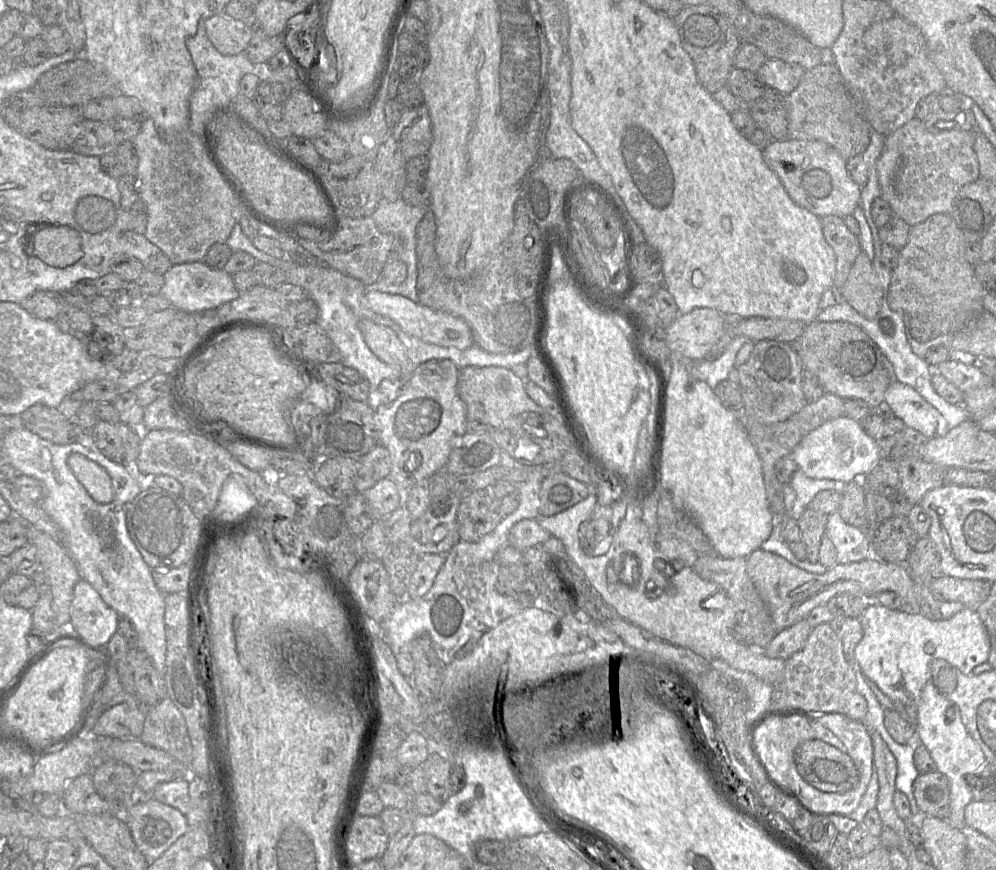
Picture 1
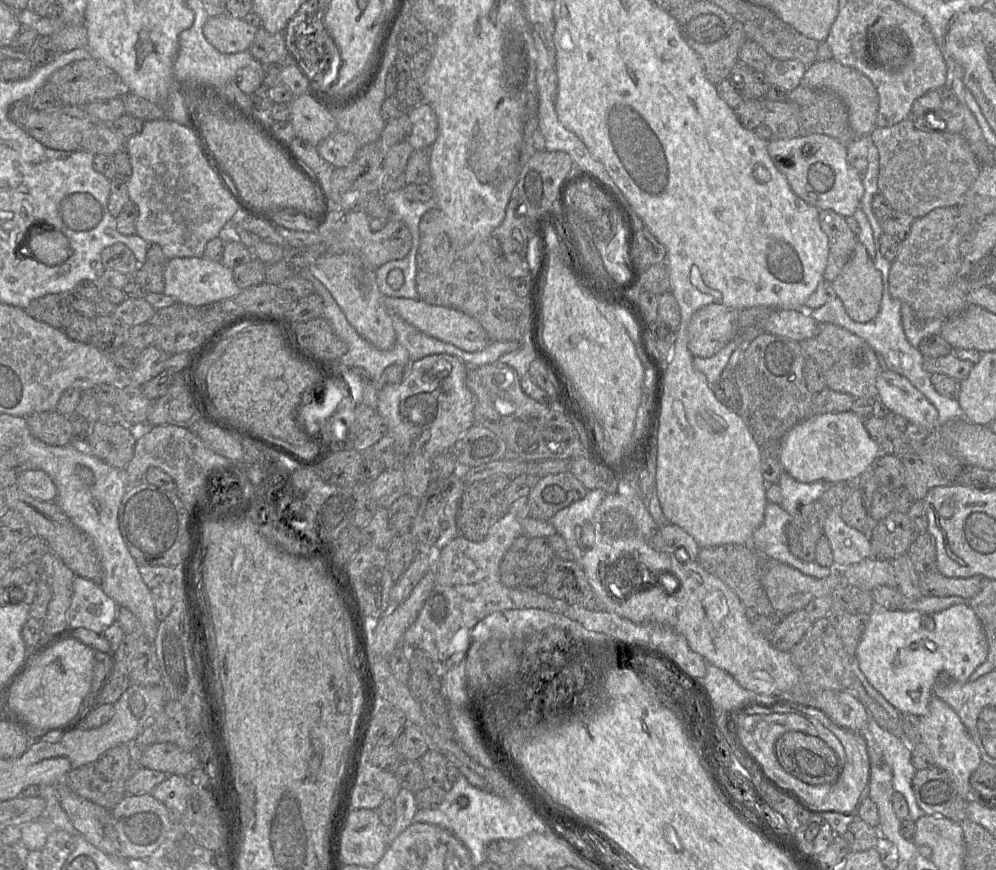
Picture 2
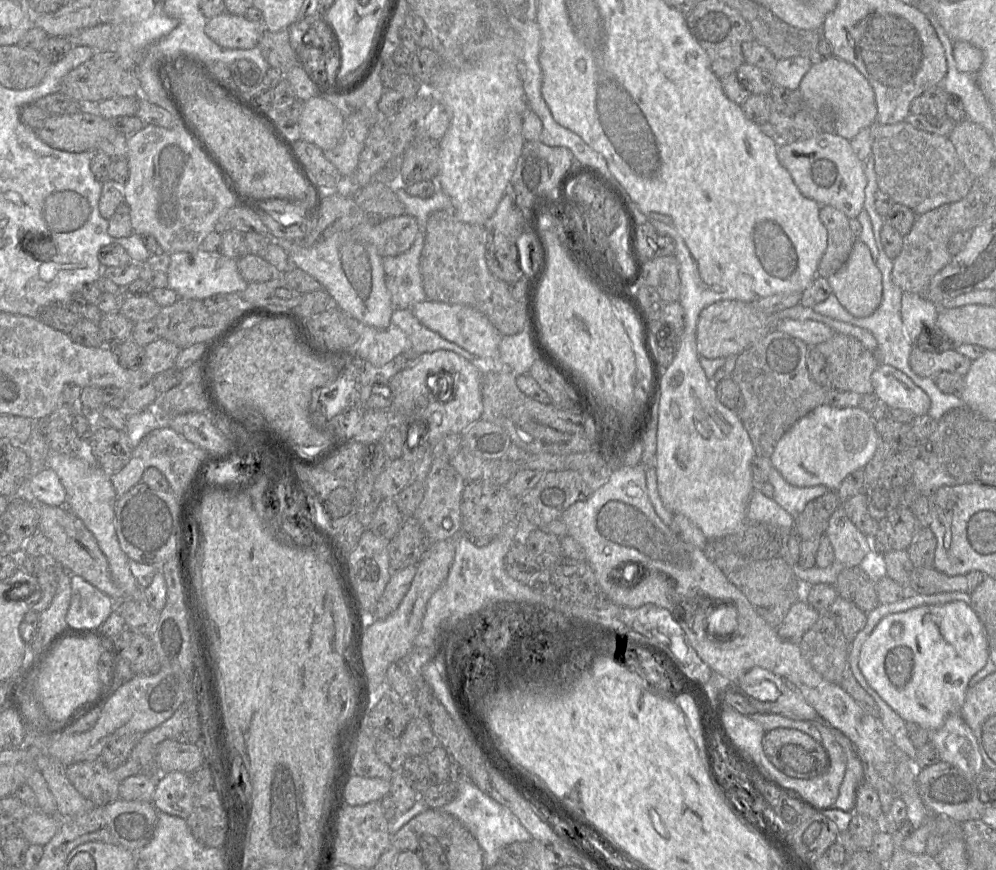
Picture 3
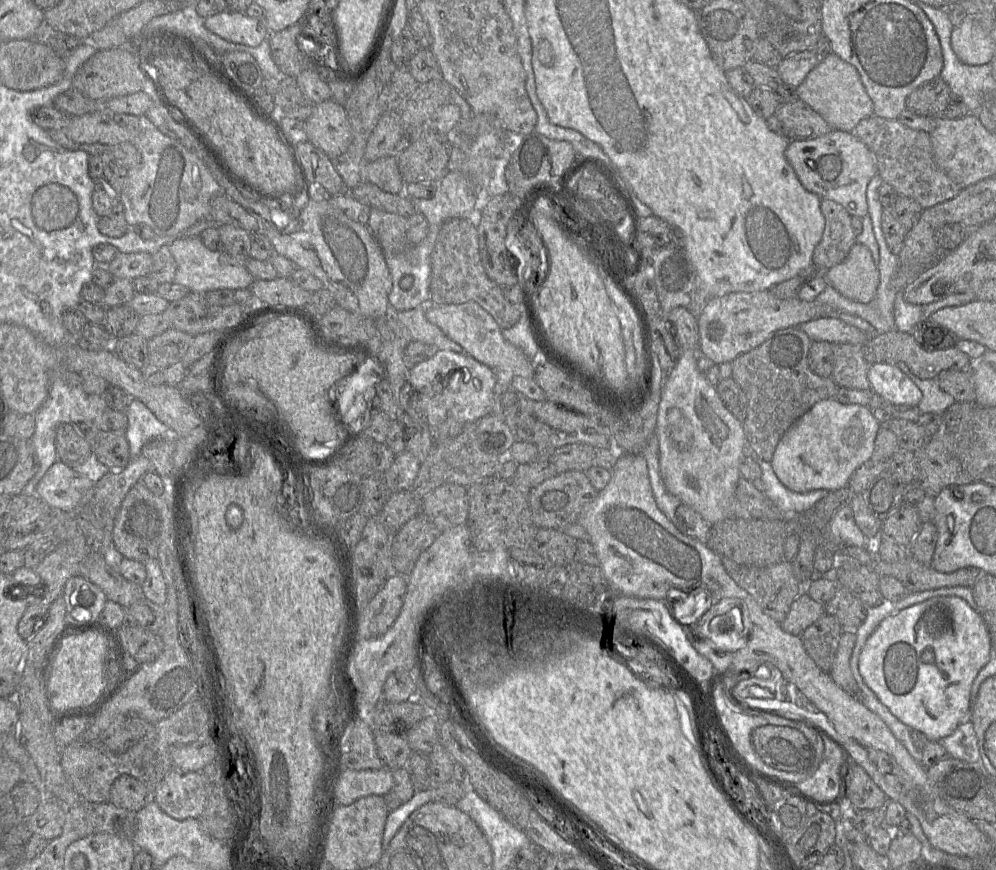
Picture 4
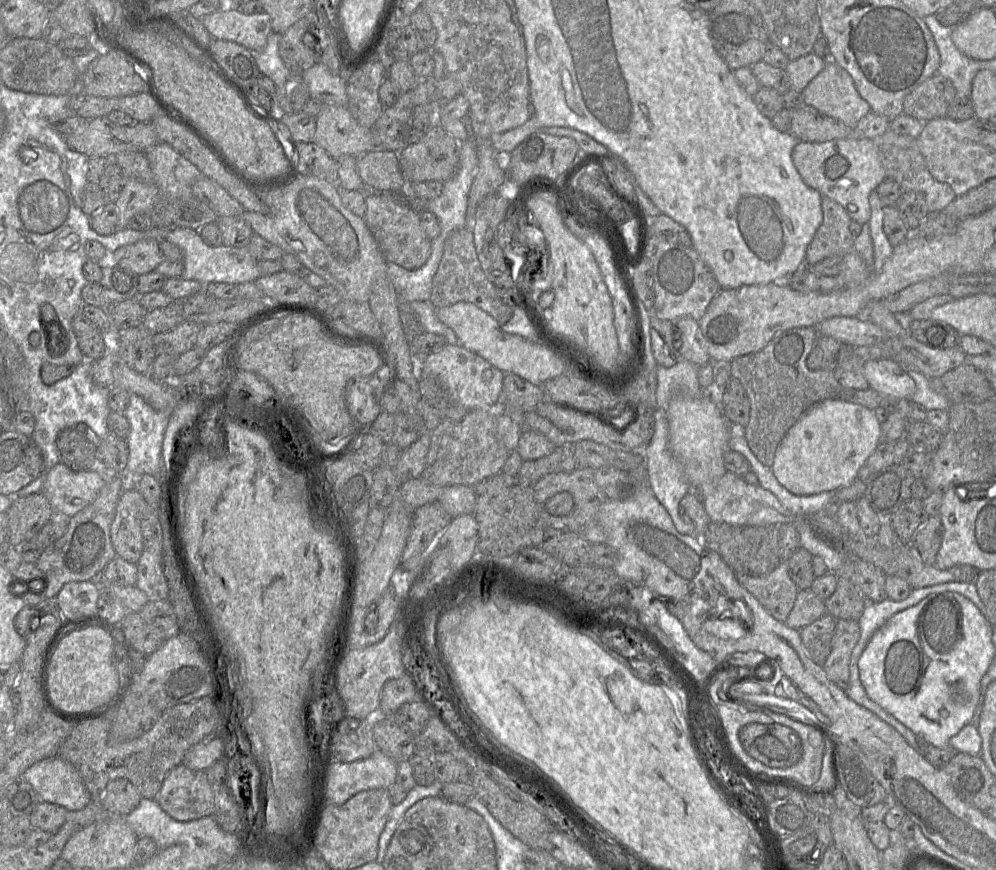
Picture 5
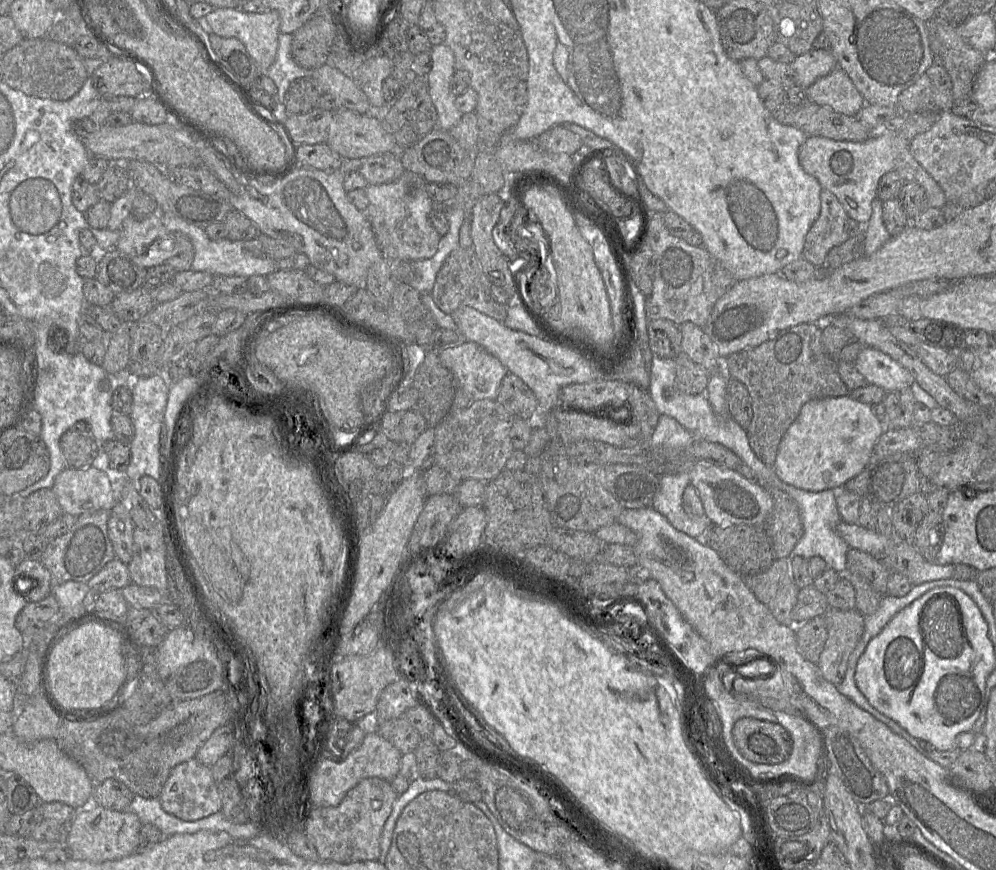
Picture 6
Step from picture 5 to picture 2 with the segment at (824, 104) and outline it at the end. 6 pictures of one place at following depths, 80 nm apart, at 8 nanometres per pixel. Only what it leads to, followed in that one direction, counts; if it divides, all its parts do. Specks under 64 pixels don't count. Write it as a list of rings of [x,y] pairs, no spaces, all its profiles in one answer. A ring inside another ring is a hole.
[[[834,59],[815,61],[807,66],[801,83],[804,86],[817,89],[827,89],[837,94],[848,111],[850,126],[856,137],[867,136],[876,127],[879,97],[872,82],[861,72],[844,66]]]

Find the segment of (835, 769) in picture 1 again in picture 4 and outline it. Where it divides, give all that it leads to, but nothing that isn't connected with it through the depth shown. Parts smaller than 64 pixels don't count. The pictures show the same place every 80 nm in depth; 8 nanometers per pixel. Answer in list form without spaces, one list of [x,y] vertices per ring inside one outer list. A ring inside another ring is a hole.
[[[763,725],[752,731],[751,742],[758,756],[774,769],[800,774],[813,774],[819,766],[815,765],[813,746],[797,729],[785,726]]]

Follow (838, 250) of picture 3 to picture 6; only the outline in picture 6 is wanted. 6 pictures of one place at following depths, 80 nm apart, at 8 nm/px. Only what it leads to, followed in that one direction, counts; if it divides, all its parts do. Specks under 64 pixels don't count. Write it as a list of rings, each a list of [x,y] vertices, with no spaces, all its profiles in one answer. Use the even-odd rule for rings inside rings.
[[[828,190],[820,193],[820,213],[804,242],[803,257],[815,267],[822,266],[828,252],[848,238],[845,223],[848,215],[836,196]]]

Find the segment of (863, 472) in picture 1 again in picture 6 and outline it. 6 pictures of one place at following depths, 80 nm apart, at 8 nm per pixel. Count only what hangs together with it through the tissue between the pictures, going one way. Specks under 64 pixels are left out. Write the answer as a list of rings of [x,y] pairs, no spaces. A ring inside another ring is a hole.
[[[848,395],[809,401],[779,444],[774,472],[782,482],[801,490],[841,490],[849,480],[869,468],[872,451],[884,430],[885,424],[873,414],[870,405]]]

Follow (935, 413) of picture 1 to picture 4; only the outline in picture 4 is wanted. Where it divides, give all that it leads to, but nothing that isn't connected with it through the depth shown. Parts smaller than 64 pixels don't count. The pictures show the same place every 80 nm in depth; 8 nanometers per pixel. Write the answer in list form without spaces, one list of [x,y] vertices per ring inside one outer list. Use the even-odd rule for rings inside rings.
[[[871,364],[868,369],[871,391],[894,405],[918,406],[922,392],[896,364]]]

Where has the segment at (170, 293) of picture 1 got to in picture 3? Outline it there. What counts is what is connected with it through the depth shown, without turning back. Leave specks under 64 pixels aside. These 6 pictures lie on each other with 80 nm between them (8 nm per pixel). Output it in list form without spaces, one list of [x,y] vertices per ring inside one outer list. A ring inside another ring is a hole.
[[[201,248],[194,252],[170,254],[167,279],[167,287],[174,290],[179,295],[179,299],[201,301],[219,293],[243,293],[249,285],[238,271],[237,260]]]

